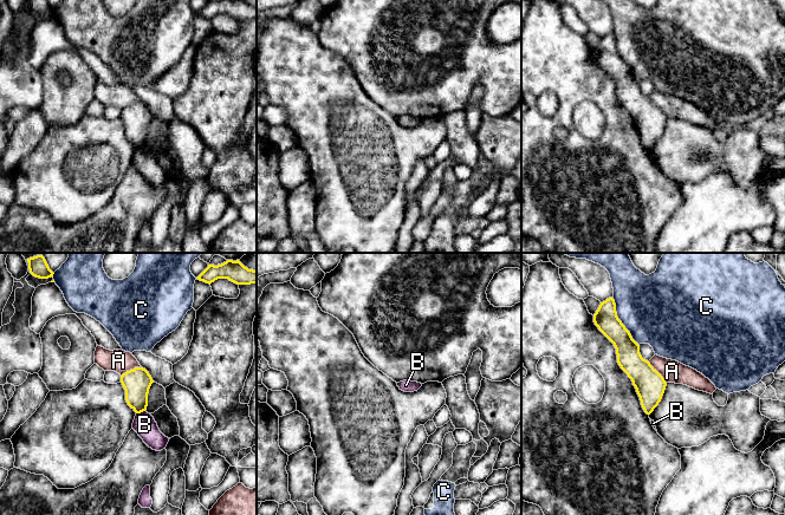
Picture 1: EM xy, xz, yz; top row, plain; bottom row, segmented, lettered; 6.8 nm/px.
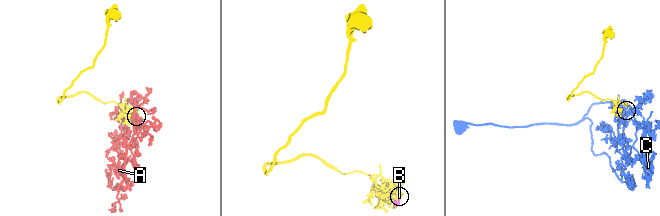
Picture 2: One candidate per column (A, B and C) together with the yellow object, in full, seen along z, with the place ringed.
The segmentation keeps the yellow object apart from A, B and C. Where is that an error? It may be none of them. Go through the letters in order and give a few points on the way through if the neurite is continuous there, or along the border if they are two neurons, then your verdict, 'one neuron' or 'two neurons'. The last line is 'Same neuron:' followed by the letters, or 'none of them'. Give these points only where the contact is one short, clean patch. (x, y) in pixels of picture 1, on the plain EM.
A: two neurons
B: along xy (144, 145), (136, 149) | two neurons
C: two neurons
Same neuron: none of them

